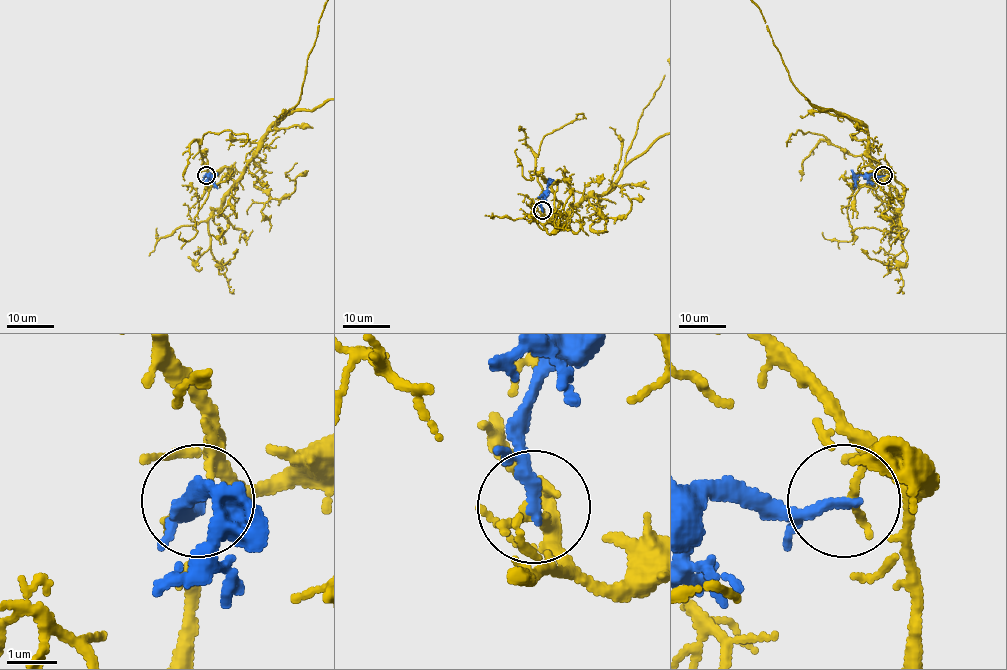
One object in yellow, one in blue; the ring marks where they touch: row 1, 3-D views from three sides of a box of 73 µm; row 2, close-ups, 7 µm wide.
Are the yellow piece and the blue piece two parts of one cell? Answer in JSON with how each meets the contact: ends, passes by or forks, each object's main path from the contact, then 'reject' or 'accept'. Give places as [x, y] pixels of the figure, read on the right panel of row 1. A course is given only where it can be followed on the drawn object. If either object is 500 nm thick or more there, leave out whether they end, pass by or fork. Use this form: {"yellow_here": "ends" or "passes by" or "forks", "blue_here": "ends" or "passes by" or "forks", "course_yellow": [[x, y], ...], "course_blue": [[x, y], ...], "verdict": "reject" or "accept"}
{"yellow_here": "ends", "blue_here": "ends", "course_yellow": [[883, 175], [887, 167], [877, 172], [869, 157], [869, 135], [795, 86], [760, 11]], "course_blue": [[883, 175], [860, 175], [853, 188]], "verdict": "reject"}

